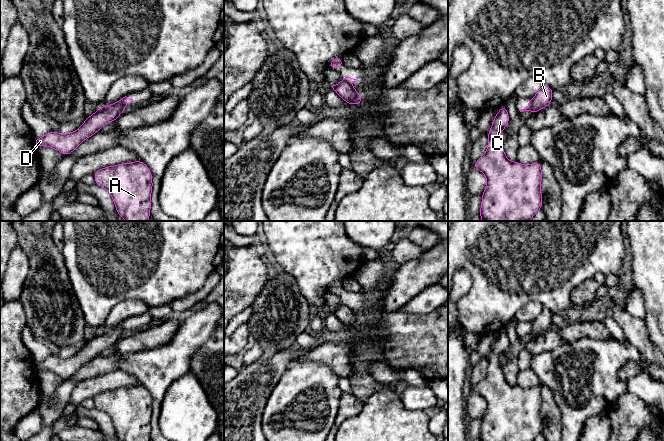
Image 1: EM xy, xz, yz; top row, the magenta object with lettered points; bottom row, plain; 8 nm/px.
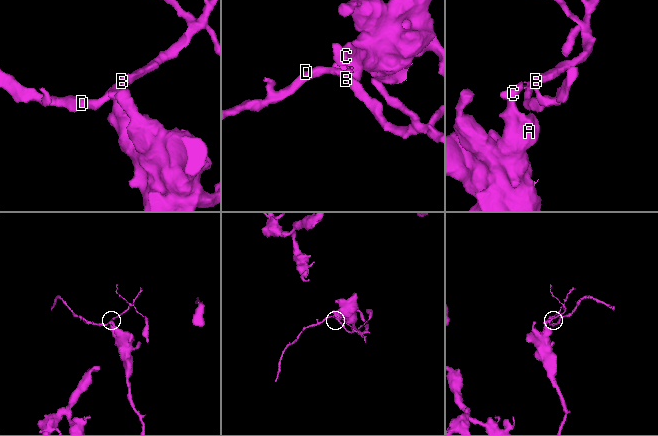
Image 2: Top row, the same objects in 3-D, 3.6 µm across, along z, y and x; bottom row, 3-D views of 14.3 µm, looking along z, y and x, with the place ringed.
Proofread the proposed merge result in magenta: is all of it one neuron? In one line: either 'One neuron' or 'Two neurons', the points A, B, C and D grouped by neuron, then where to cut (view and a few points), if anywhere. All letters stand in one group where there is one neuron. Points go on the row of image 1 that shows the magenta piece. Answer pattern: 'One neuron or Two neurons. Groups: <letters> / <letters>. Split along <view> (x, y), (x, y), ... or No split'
Two neurons. Groups: A C / B D. Split along yz (532, 99), (532, 107), (529, 110)

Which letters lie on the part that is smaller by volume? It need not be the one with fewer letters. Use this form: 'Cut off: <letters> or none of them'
Cut off: B, D

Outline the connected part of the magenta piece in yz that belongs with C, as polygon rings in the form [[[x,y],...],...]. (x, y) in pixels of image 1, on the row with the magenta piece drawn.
[[[505,105],[500,107],[492,121],[492,127],[487,133],[488,146],[486,152],[472,165],[487,178],[486,189],[482,193],[482,203],[479,216],[482,221],[530,221],[542,209],[541,162],[523,165],[507,159],[502,147],[500,133],[509,124],[509,115]]]

